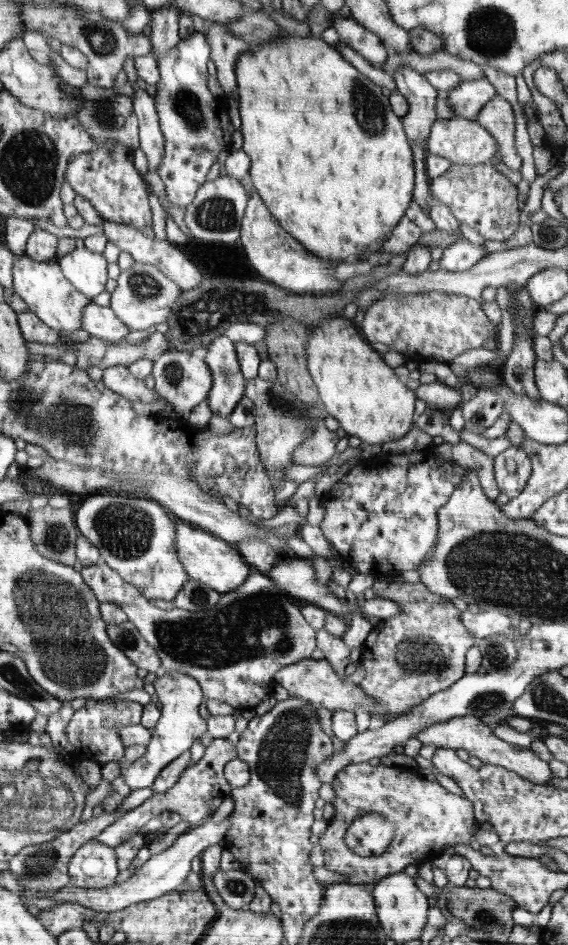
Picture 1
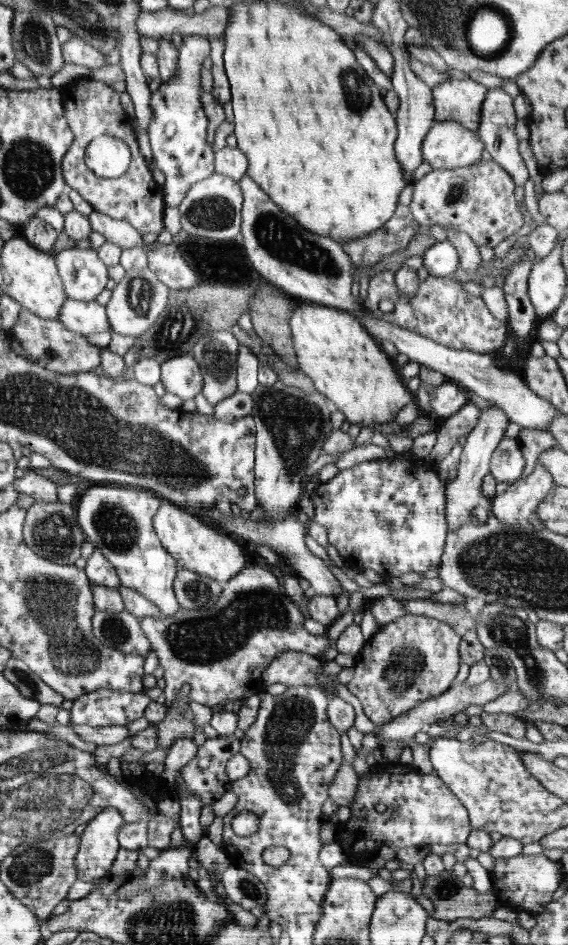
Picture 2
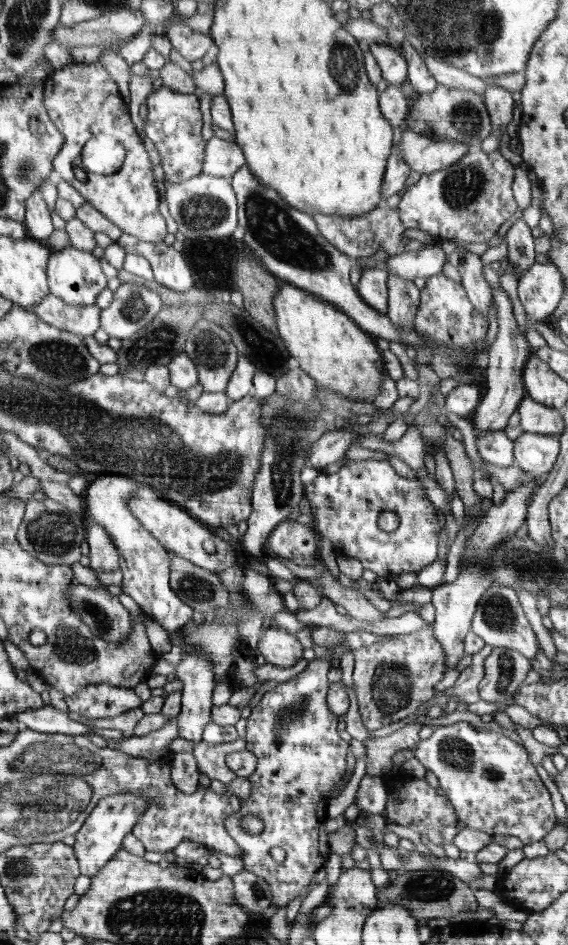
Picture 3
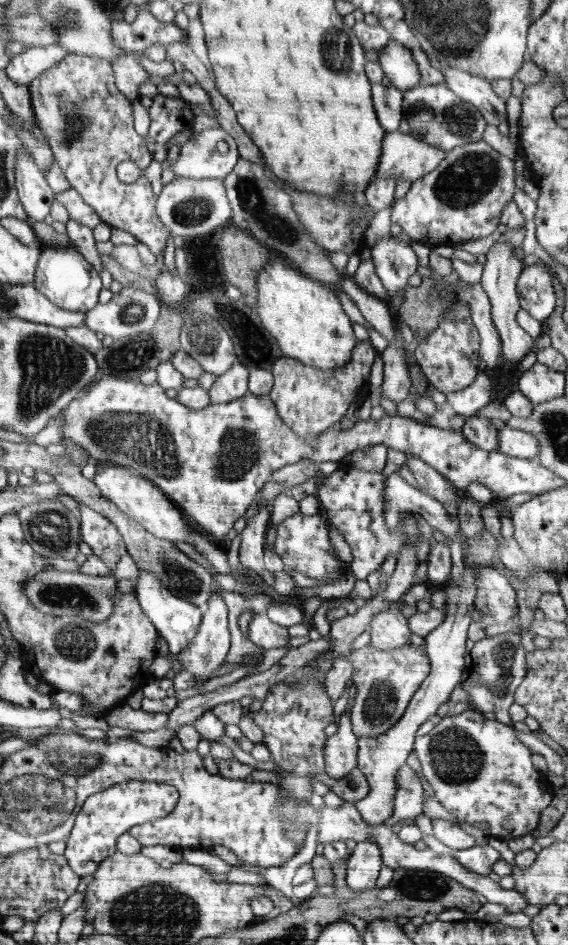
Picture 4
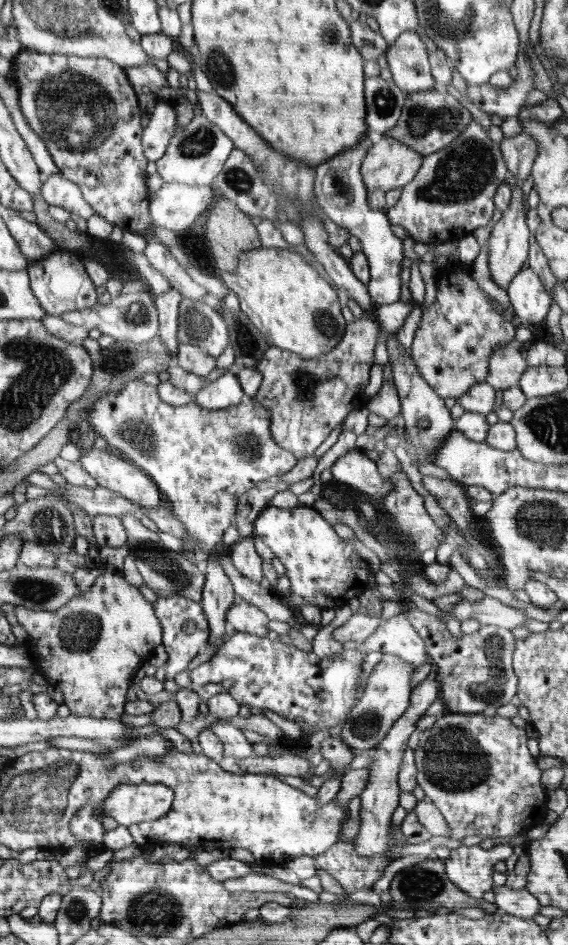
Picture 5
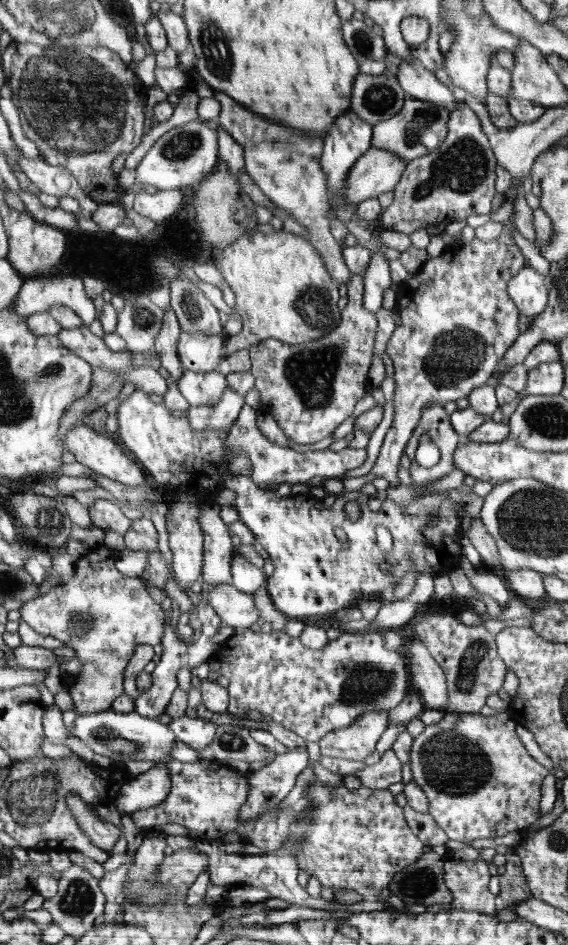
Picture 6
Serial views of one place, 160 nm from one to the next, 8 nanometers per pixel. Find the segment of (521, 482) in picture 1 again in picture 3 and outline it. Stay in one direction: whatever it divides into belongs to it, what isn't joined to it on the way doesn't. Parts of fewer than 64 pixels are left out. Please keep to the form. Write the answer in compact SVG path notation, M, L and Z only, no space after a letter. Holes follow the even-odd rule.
M503 430L484 433L476 439L477 450L484 461L507 467L514 464L513 441Z

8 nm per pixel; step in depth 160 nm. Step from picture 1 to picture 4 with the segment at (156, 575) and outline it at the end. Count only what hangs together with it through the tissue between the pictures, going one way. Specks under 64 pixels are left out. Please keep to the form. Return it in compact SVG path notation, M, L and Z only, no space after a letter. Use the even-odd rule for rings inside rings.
M139 566L138 569L140 579L138 579L134 592L140 606L159 634L162 651L168 655L178 655L182 652L182 649L186 649L190 645L192 638L196 637L202 619L202 610L195 604L174 596L167 588L162 586L161 580L151 572L141 570Z

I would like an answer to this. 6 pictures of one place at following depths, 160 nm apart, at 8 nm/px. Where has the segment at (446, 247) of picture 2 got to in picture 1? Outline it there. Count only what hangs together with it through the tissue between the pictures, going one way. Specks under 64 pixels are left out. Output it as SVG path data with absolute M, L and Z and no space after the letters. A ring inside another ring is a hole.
M462 239L448 246L440 254L440 266L449 272L461 272L472 269L478 261L481 261L488 253L486 248L470 243L468 239Z

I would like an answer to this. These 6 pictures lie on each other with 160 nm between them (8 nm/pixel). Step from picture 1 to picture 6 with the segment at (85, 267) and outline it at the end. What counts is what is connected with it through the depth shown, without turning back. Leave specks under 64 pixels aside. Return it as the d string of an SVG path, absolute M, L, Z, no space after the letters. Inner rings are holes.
M62 274L26 279L12 310L16 314L29 317L46 313L56 305L71 308L86 327L96 318L94 303L86 297L83 280L78 276Z

